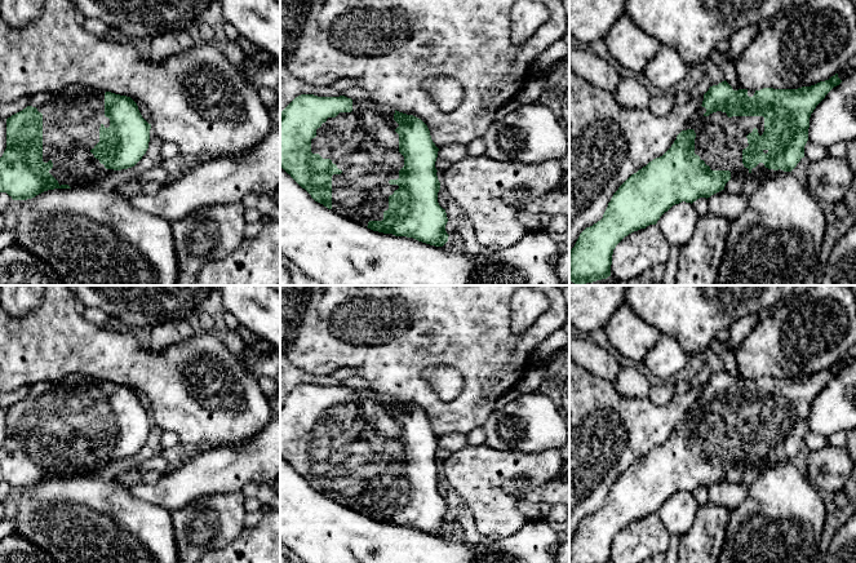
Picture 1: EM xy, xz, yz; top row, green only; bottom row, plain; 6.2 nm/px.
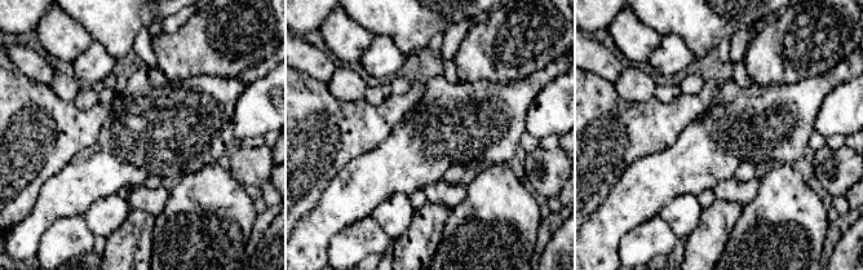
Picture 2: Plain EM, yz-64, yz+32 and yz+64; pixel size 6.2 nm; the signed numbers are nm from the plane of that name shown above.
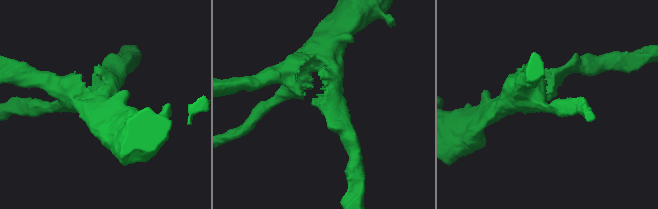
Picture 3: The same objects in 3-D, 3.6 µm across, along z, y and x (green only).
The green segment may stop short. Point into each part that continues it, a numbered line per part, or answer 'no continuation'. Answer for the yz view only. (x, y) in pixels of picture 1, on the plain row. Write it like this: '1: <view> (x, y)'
1: yz (719, 430)

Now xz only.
1: xz (363, 433)

